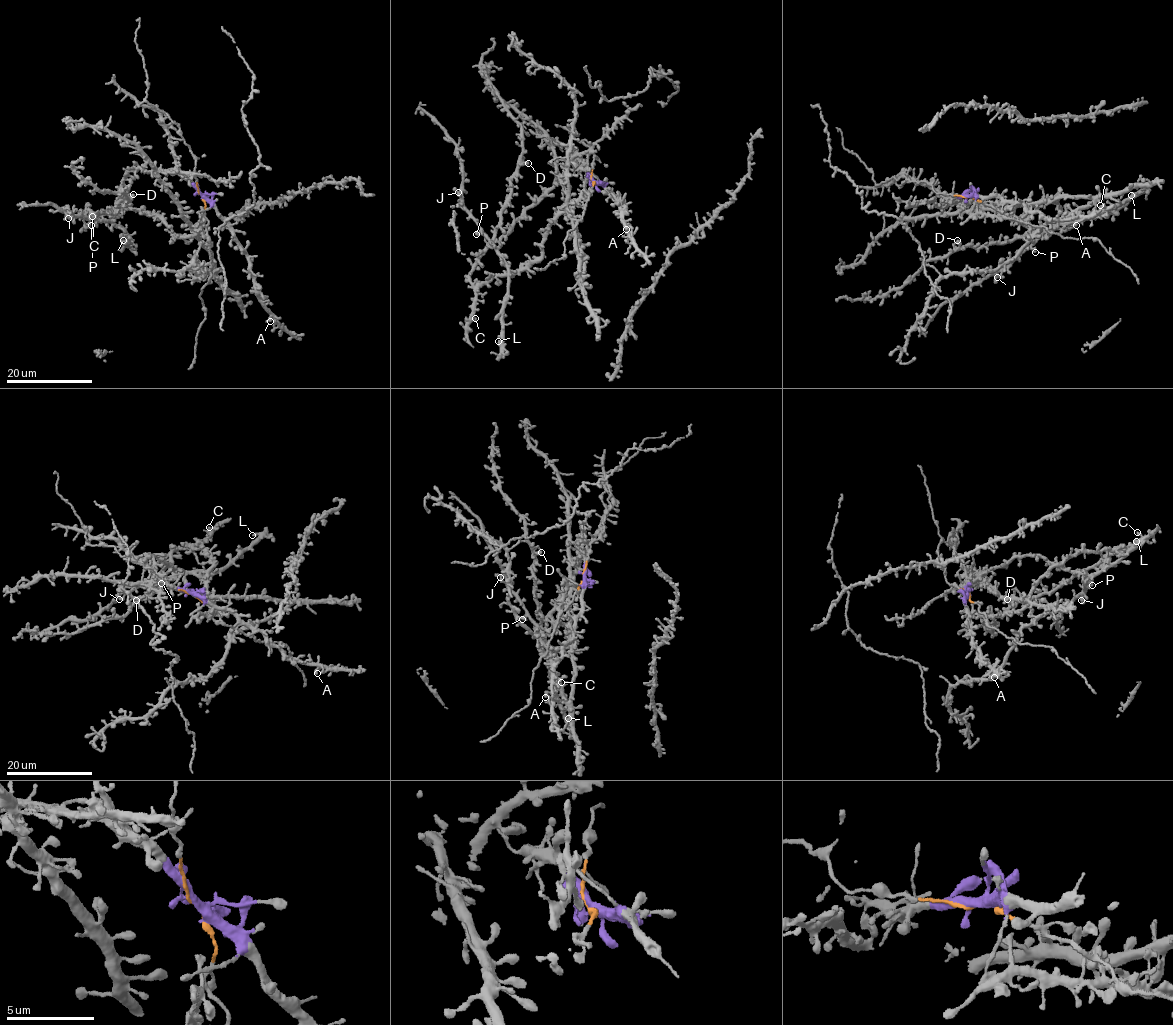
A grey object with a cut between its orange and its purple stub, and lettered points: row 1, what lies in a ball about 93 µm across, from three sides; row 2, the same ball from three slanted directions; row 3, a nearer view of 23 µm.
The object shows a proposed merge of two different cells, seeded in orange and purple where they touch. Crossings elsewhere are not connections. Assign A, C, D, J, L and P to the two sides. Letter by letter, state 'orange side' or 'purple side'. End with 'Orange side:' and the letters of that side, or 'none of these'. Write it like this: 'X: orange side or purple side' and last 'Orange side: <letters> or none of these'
A: purple side
C: orange side
D: orange side
J: orange side
L: orange side
P: orange side
Orange side: C, D, J, L, P

